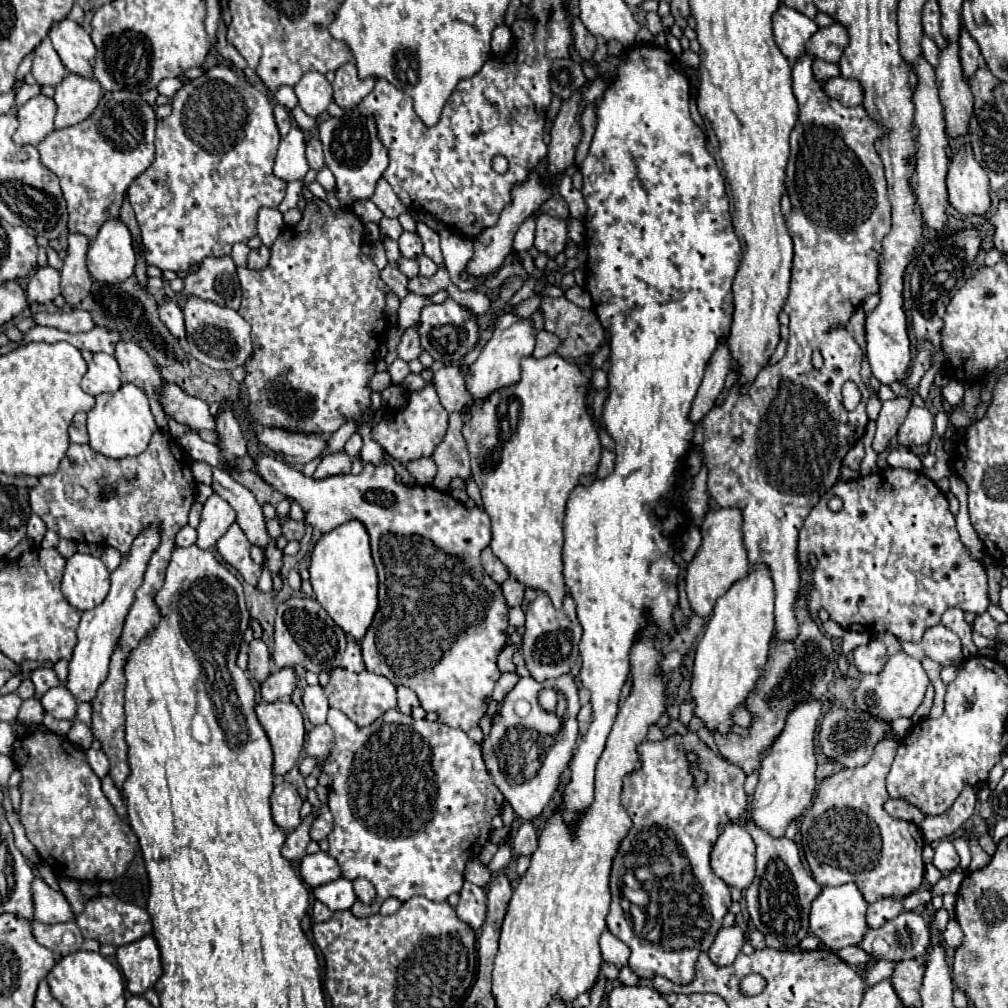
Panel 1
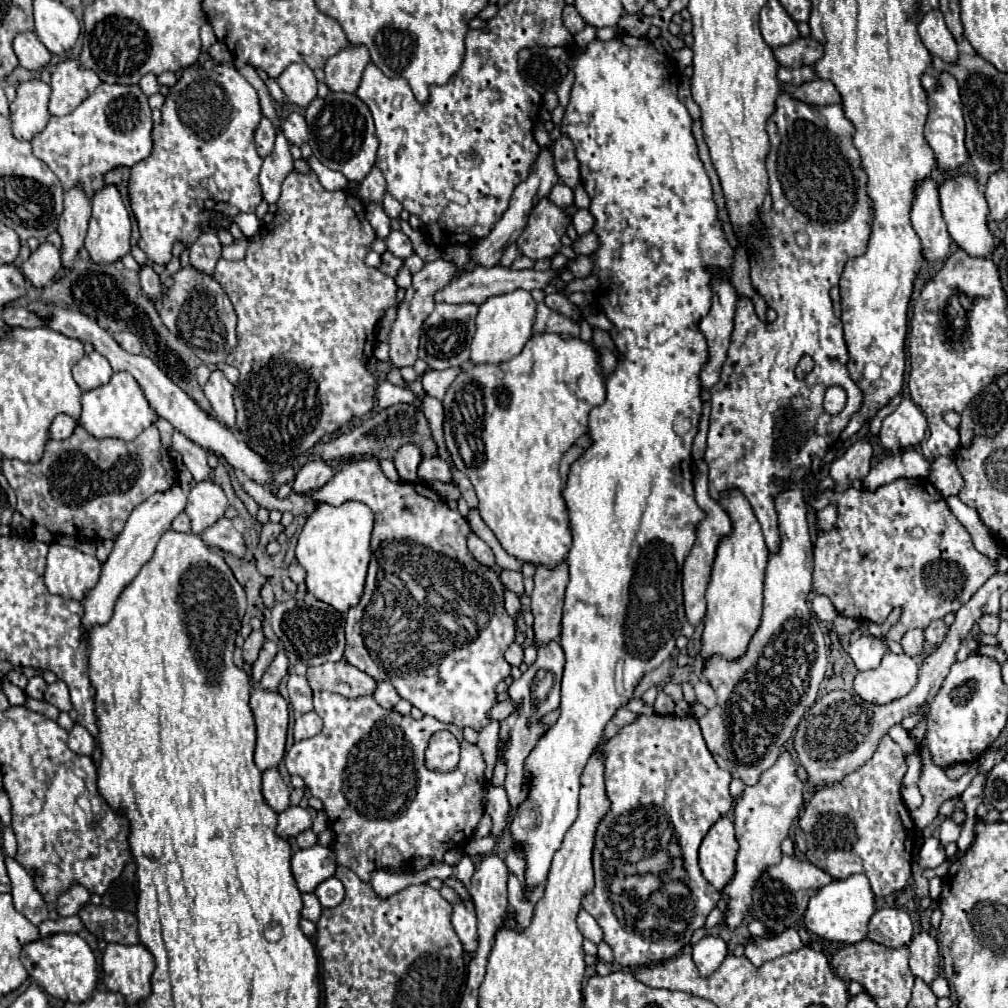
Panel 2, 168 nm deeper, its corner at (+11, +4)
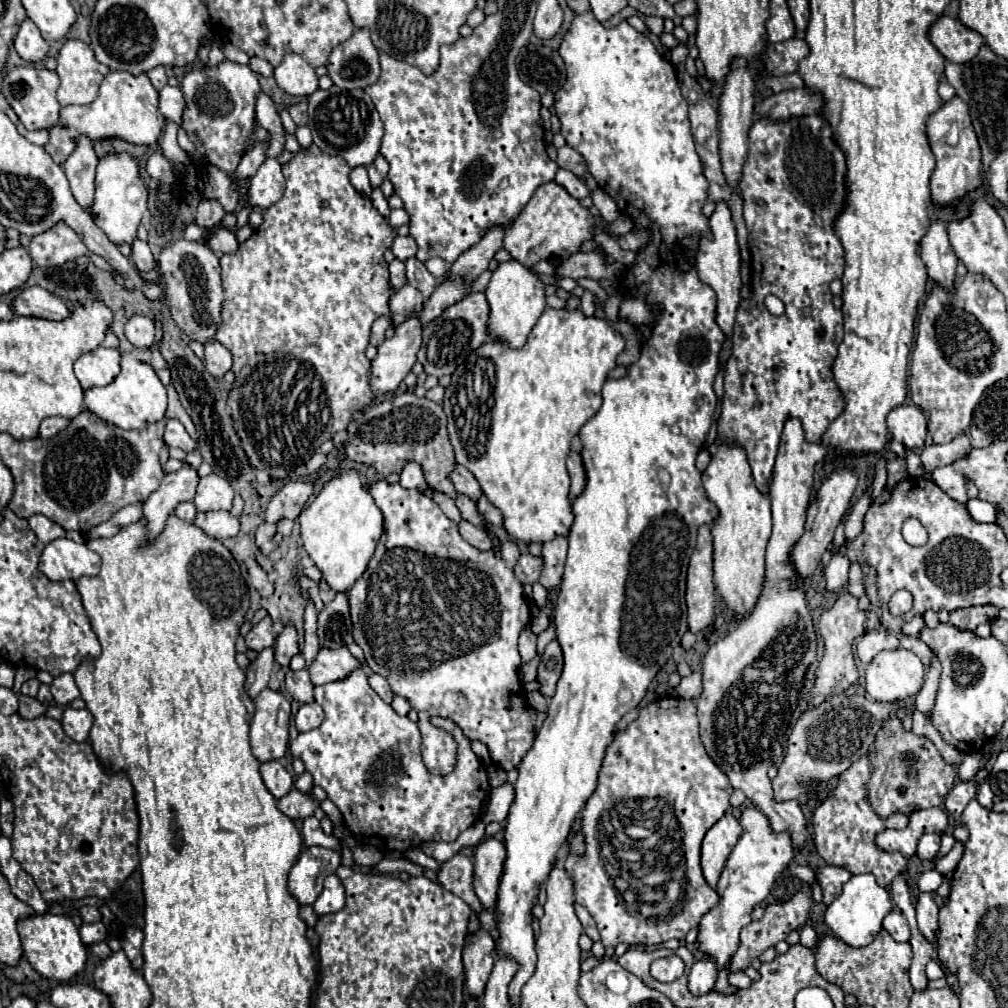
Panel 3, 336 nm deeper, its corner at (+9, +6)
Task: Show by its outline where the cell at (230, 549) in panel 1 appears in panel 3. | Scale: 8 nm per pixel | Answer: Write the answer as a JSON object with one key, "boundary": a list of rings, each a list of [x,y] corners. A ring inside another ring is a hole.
{"boundary":[[[197,512],[195,524],[213,538],[231,538],[239,532],[239,520],[231,512]]]}

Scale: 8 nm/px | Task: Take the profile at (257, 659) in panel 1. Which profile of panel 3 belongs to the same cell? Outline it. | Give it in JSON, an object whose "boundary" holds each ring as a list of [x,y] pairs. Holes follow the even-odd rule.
{"boundary":[[[265,616],[261,622],[257,622],[245,636],[245,644],[255,650],[261,652],[263,648],[271,648],[275,644],[275,636],[273,636],[273,622],[269,616]]]}

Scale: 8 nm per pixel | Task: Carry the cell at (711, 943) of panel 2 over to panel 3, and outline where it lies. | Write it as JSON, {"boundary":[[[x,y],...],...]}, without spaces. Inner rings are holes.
{"boundary":[[[701,958],[691,968],[687,988],[693,996],[701,996],[713,988],[715,980],[717,980],[717,964],[707,960],[707,958]]]}

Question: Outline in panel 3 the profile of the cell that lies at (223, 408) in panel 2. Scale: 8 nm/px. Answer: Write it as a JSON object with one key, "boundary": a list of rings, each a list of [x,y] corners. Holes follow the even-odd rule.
{"boundary":[[[209,340],[207,344],[203,344],[205,348],[205,368],[215,376],[215,378],[223,378],[223,374],[231,368],[233,360],[231,360],[231,352],[219,342],[219,340]]]}

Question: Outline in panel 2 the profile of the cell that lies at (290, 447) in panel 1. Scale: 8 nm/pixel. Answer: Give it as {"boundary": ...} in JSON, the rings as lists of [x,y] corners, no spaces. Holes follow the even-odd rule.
{"boundary":[[[397,404],[391,408],[385,408],[381,412],[377,412],[373,418],[365,420],[361,426],[353,428],[349,434],[343,434],[341,438],[335,438],[331,442],[317,442],[317,446],[313,446],[309,452],[323,458],[325,462],[331,460],[357,460],[363,456],[375,456],[375,458],[389,458],[393,460],[395,452],[399,446],[407,444],[407,442],[415,442],[419,444],[423,456],[435,456],[437,448],[431,440],[431,432],[427,426],[427,420],[423,416],[423,412],[415,410],[409,404]]]}

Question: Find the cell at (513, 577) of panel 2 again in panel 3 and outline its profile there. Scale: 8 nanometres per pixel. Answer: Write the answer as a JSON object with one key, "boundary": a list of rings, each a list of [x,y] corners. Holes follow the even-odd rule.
{"boundary":[[[529,552],[523,554],[515,566],[515,576],[523,582],[523,584],[535,584],[541,576],[543,570],[543,558],[531,556]]]}

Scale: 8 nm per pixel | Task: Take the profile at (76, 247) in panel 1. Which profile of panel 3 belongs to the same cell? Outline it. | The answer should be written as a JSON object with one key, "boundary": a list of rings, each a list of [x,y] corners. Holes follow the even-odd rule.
{"boundary":[[[89,136],[75,138],[75,144],[77,144],[77,148],[65,160],[63,170],[65,170],[67,178],[69,178],[71,192],[73,192],[75,200],[87,212],[91,212],[93,194],[95,194],[95,168],[97,168],[99,158],[97,158],[97,154],[93,150],[93,142],[89,140]]]}

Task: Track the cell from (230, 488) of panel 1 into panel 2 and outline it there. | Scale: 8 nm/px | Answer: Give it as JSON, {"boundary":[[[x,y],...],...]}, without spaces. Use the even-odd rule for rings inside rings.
{"boundary":[[[175,432],[171,448],[183,456],[183,464],[193,474],[195,482],[203,482],[203,480],[215,482],[215,472],[213,472],[213,468],[209,468],[207,452],[201,446],[197,446],[189,438],[185,438],[181,432]]]}

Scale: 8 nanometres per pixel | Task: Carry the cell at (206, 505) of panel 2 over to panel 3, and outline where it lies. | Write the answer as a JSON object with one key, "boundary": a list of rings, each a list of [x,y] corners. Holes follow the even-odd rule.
{"boundary":[[[209,474],[199,480],[197,494],[195,494],[195,506],[201,512],[209,510],[231,510],[233,506],[233,488],[227,484],[227,480]]]}

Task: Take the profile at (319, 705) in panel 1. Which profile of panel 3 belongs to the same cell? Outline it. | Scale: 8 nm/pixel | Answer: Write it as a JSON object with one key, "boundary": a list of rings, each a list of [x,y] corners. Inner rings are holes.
{"boundary":[[[287,670],[285,672],[285,688],[287,692],[301,704],[313,702],[313,684],[309,680],[309,672],[303,670]]]}

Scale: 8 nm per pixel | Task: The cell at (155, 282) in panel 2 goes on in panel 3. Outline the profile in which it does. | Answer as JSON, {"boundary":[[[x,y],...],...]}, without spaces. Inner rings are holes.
{"boundary":[[[135,238],[135,242],[131,244],[131,258],[141,272],[151,272],[155,268],[155,258],[153,258],[147,242],[143,242],[143,240]]]}

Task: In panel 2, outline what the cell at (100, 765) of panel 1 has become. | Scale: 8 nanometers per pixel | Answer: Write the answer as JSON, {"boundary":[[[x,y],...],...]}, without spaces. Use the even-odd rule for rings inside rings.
{"boundary":[[[75,724],[75,726],[73,726],[73,730],[69,732],[69,748],[71,748],[75,754],[91,756],[93,746],[95,746],[95,742],[93,742],[91,734],[89,734],[83,726]]]}

